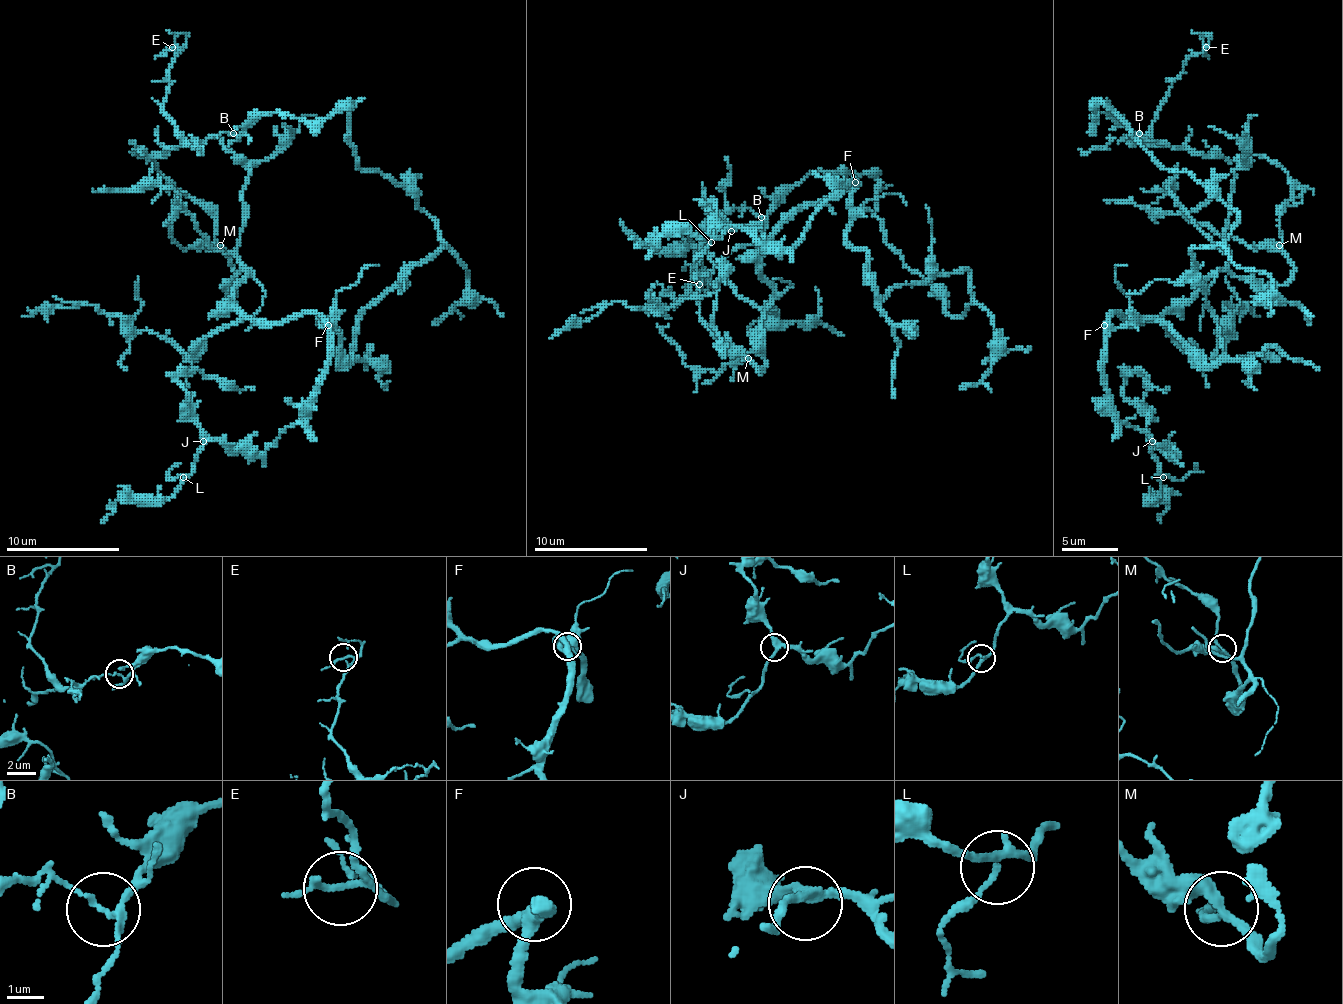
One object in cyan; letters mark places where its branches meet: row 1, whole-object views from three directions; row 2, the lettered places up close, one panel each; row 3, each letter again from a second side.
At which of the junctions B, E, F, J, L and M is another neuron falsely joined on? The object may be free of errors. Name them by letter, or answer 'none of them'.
B

